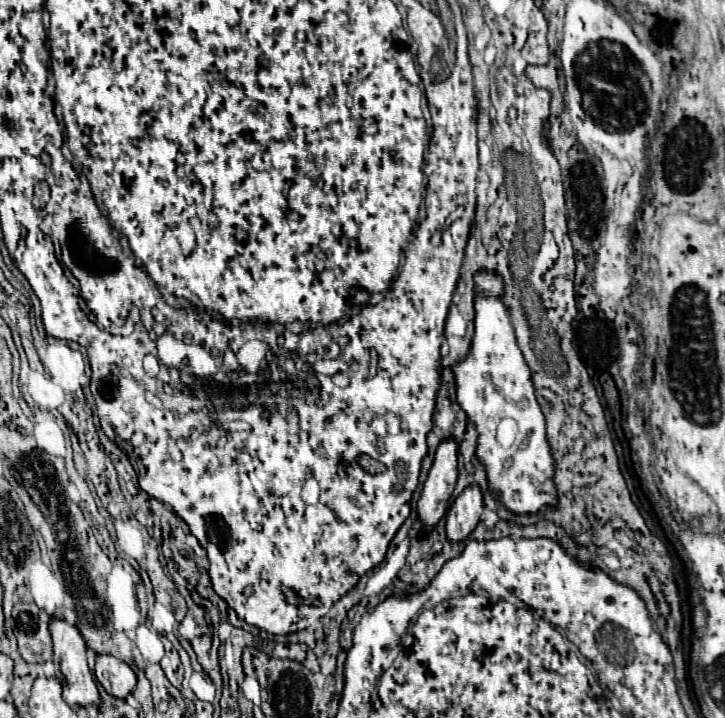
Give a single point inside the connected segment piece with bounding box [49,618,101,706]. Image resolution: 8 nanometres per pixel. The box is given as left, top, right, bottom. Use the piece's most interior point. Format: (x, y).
(79, 687)

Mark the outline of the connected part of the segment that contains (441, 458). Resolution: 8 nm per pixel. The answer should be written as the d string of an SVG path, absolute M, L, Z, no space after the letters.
M447 438L437 446L433 466L417 504L419 518L423 522L421 534L427 534L445 516L447 500L451 498L457 482L457 450L459 446L453 438Z

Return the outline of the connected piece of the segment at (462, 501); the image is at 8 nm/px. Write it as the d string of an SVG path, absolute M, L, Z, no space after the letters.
M477 484L467 486L453 502L447 514L447 538L459 542L467 538L479 524L483 514L483 494Z

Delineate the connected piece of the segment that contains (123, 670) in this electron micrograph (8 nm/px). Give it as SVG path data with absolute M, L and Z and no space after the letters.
M97 656L95 676L99 684L117 698L127 698L137 684L137 676L129 664L115 656Z

